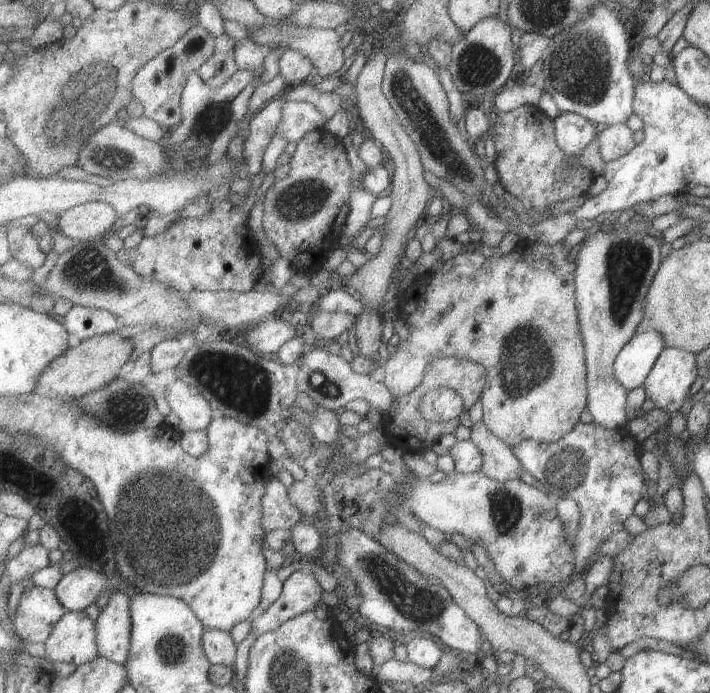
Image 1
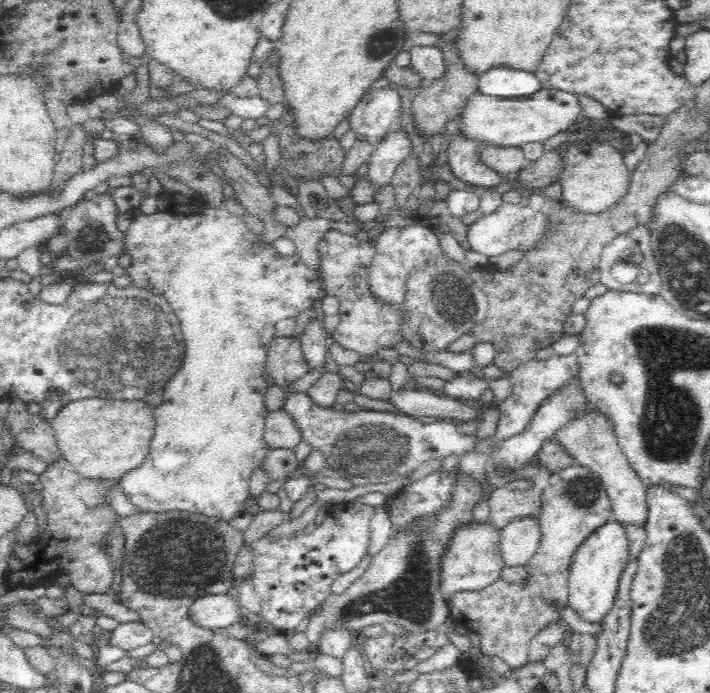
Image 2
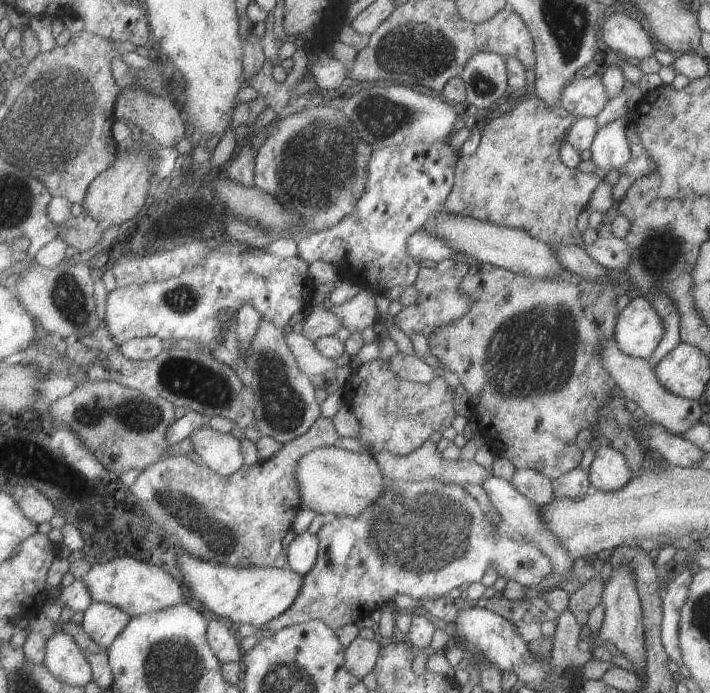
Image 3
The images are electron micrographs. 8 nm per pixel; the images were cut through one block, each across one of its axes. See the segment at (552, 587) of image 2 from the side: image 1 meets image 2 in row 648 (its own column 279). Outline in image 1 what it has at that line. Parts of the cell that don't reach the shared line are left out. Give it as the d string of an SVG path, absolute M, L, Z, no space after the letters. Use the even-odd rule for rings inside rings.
M270 478L264 501L264 526L268 532L276 529L291 530L301 522L302 509L289 498L289 488L278 478Z

